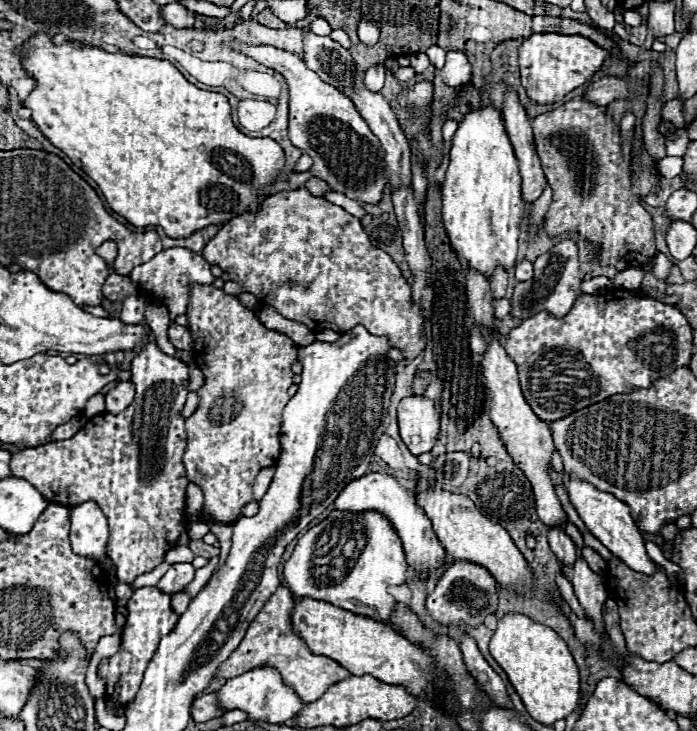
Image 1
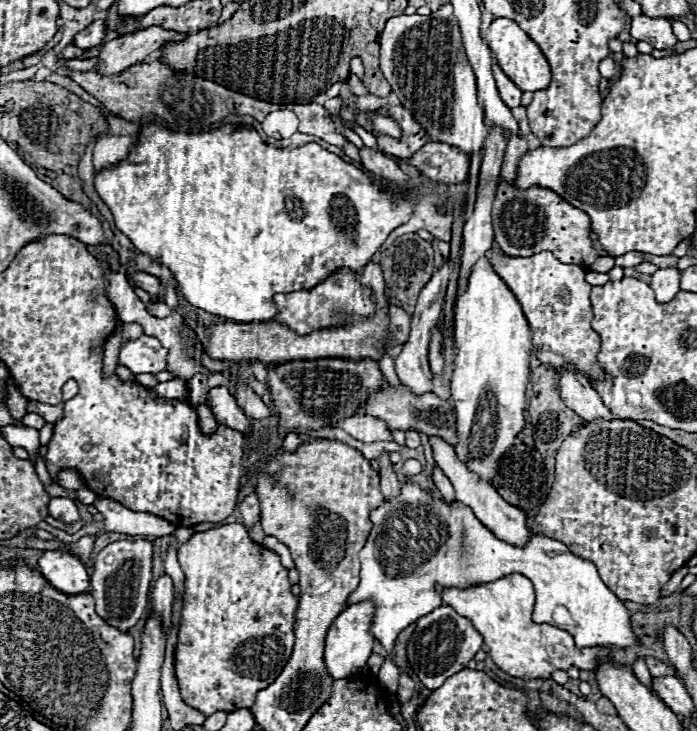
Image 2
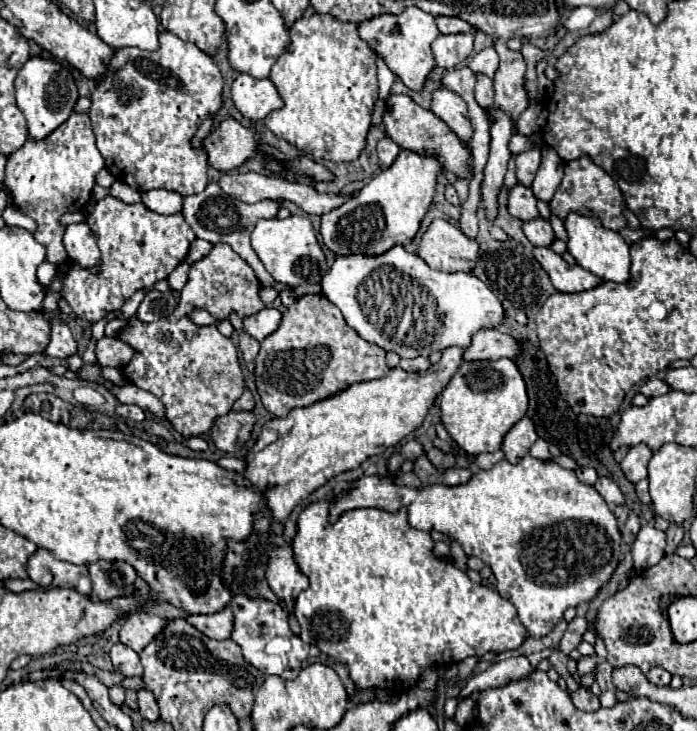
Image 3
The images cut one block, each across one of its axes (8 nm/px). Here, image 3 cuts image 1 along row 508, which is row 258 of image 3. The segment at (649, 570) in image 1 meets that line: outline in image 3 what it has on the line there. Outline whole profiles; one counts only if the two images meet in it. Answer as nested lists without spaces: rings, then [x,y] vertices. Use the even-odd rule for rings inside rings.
[[[568,214],[564,220],[568,230],[568,252],[576,258],[576,262],[588,272],[600,276],[602,280],[612,282],[628,282],[630,280],[630,248],[618,232],[606,230],[598,218],[586,218],[580,214]]]

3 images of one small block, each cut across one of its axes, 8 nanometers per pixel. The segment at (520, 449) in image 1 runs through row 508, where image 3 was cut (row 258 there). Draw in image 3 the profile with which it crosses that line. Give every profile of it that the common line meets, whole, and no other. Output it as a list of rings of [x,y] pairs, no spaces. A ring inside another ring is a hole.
[[[534,248],[534,256],[540,266],[548,272],[554,288],[558,292],[584,292],[602,284],[602,278],[584,270],[582,266],[570,266],[562,256],[552,252],[550,248]]]

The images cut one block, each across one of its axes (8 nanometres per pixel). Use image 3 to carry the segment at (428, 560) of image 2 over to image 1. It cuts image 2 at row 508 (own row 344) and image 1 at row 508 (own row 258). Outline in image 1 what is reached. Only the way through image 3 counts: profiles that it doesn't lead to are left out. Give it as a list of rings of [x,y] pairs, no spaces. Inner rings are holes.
[[[372,472],[372,474],[364,474],[358,480],[352,480],[334,500],[334,508],[348,510],[348,512],[370,512],[372,510],[372,512],[380,512],[384,518],[388,518],[388,522],[392,524],[392,528],[396,530],[396,534],[404,546],[408,568],[414,574],[426,574],[428,578],[432,578],[436,574],[436,570],[448,562],[448,554],[446,554],[444,546],[438,542],[438,536],[432,528],[430,518],[424,514],[422,506],[418,504],[416,488],[402,484],[402,480],[392,474]]]

